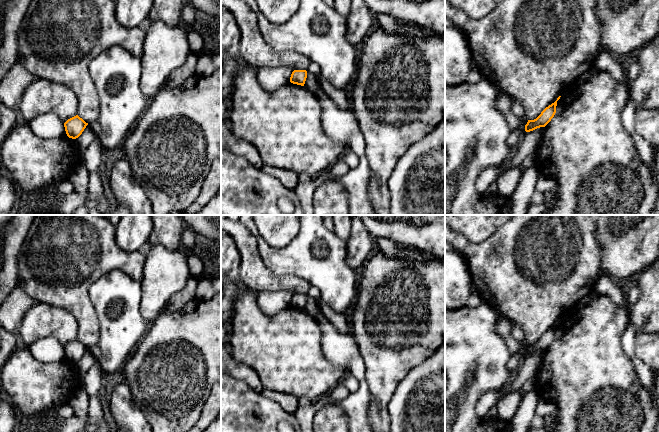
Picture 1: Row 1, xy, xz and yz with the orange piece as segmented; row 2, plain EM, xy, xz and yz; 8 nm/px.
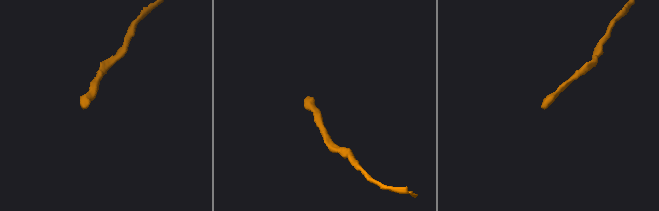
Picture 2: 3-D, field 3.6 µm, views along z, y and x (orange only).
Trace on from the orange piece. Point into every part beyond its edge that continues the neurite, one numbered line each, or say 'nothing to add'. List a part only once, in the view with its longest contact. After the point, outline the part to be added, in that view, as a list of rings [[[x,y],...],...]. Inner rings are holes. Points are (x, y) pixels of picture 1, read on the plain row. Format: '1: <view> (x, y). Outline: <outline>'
nothing to add

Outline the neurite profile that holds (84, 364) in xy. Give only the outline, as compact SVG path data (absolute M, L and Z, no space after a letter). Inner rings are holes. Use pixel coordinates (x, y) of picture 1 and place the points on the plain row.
M87 349L82 358L75 363L75 368L80 378L83 378L86 375L86 373L89 371L95 360L96 358Z

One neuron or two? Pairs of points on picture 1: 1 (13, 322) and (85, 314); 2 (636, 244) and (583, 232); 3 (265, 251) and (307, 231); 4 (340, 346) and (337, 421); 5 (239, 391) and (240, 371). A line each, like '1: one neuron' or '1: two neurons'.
1: two neurons
2: two neurons
3: one neuron
4: two neurons
5: two neurons

